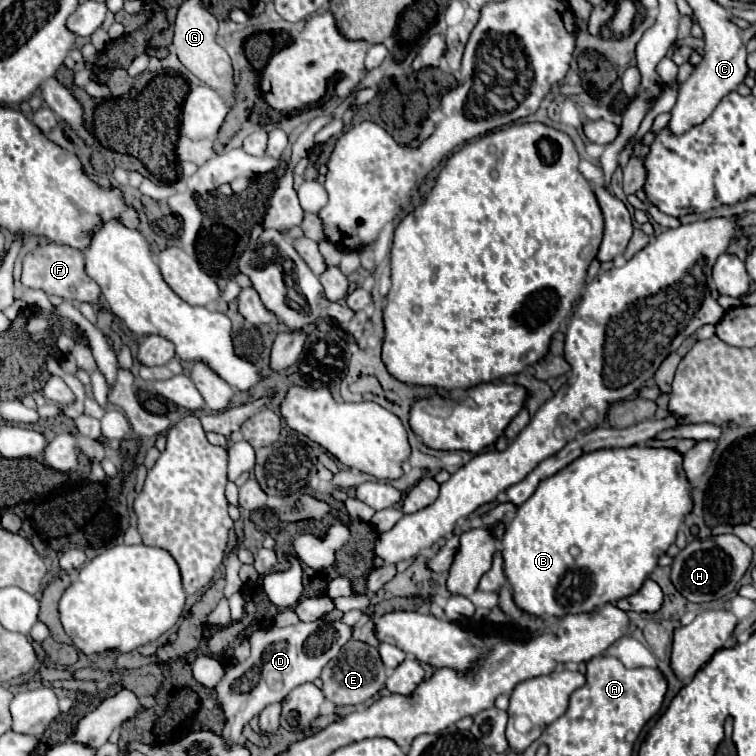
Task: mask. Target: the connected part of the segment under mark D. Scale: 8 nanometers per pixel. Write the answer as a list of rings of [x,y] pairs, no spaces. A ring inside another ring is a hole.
[[[320,620],[310,624],[298,622],[286,628],[274,626],[268,630],[254,632],[250,656],[244,662],[228,668],[226,676],[216,686],[218,702],[226,716],[226,726],[222,732],[224,744],[236,746],[244,742],[242,738],[244,724],[248,724],[266,706],[274,702],[282,702],[296,686],[304,682],[314,682],[316,678],[320,678],[324,666],[334,656],[338,656],[338,652],[352,638],[352,634],[354,634],[354,626],[348,626],[340,620],[338,622]]]

